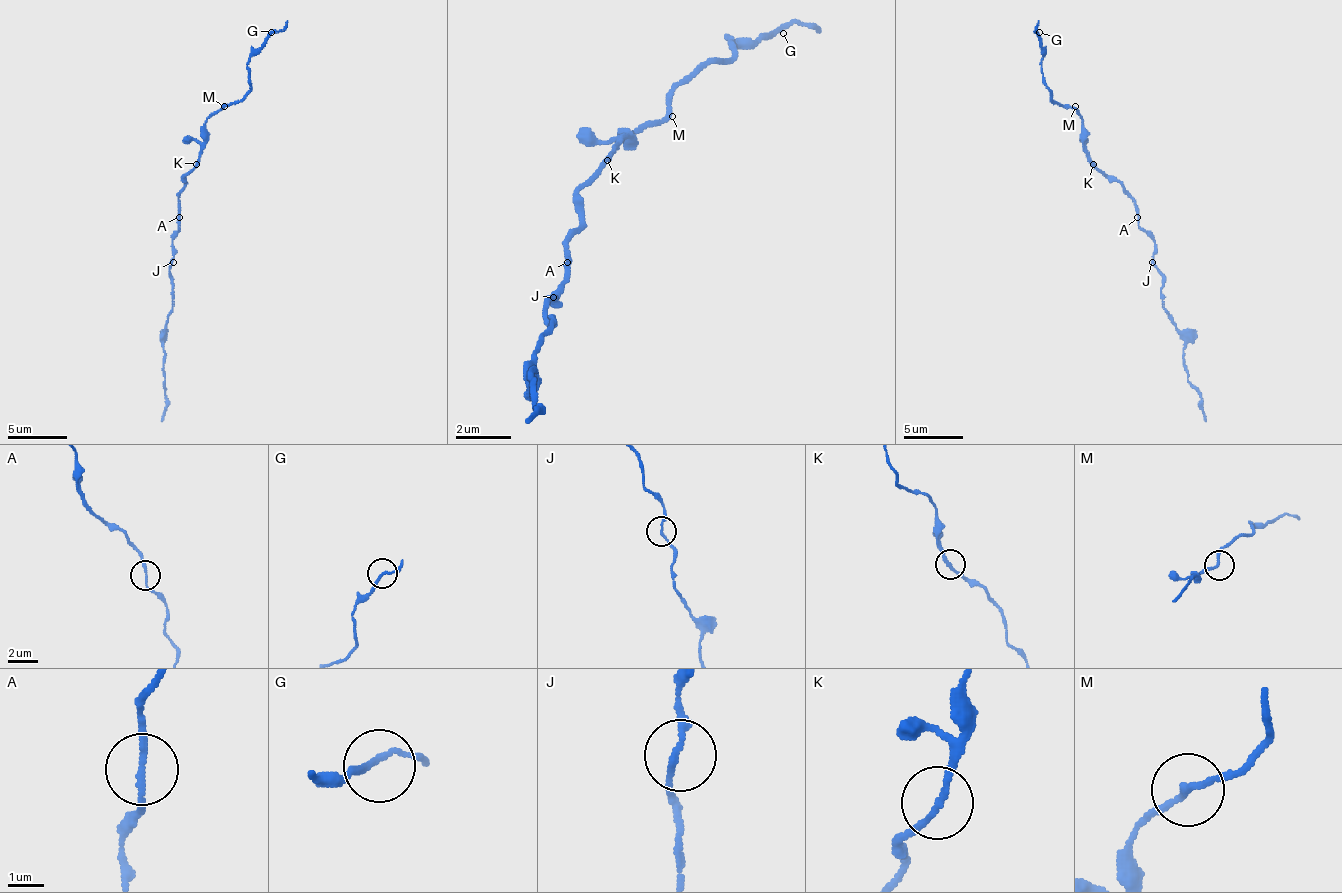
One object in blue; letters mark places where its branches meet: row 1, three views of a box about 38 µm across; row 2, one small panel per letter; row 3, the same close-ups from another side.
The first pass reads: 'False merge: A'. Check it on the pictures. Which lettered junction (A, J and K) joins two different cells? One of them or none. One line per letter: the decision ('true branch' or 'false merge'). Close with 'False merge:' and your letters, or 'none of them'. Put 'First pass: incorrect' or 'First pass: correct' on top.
First pass: incorrect
A: true branch
J: true branch
K: true branch
False merge: none of them

